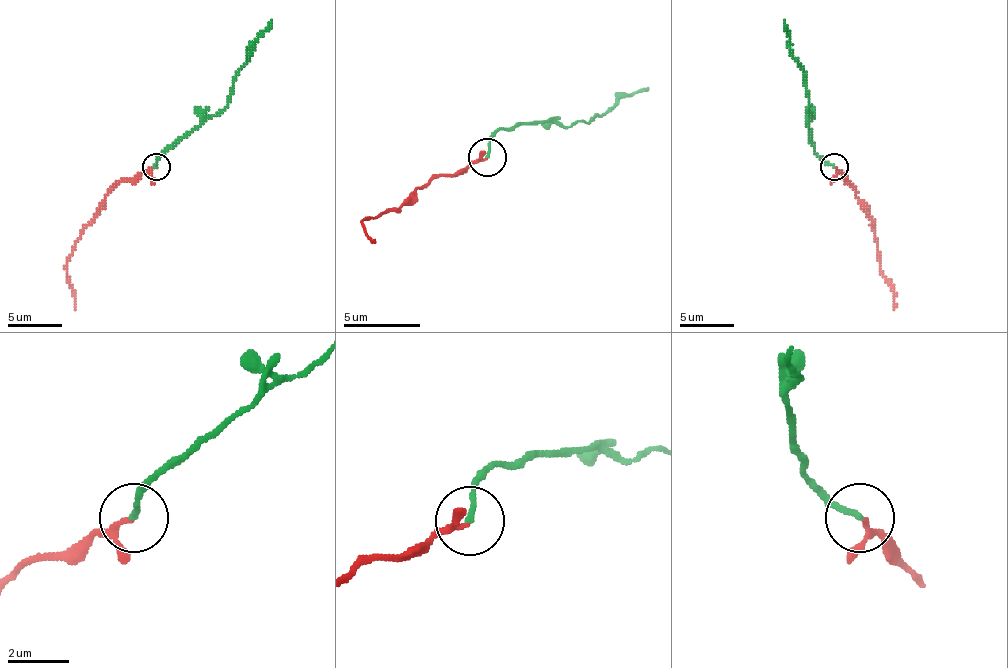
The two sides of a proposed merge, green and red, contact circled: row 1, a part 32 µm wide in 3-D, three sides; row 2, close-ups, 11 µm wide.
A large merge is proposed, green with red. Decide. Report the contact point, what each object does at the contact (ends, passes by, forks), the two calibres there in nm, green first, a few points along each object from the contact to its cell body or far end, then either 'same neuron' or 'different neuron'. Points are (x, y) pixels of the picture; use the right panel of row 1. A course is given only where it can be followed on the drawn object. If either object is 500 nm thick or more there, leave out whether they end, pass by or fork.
place (834, 167); green ends; red passes by; calibres 190 and 120 nm; course green (833, 167), (814, 154), (806, 72), (790, 50), (784, 20); course red (836, 167), (847, 178), (874, 230), (885, 282), (893, 293), (893, 309); same neuron

